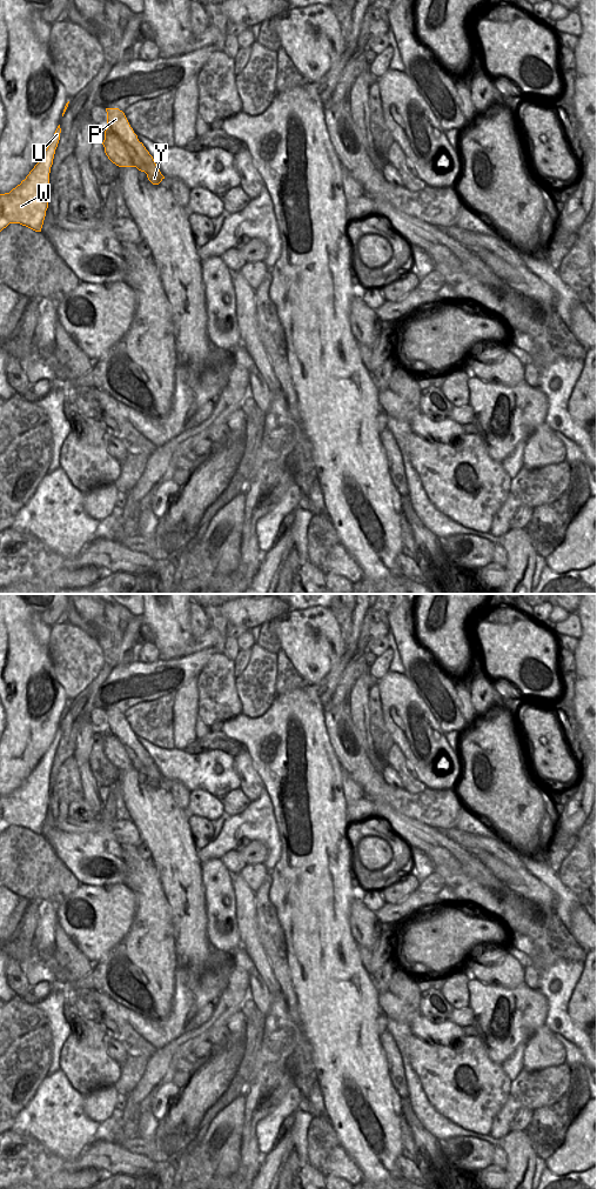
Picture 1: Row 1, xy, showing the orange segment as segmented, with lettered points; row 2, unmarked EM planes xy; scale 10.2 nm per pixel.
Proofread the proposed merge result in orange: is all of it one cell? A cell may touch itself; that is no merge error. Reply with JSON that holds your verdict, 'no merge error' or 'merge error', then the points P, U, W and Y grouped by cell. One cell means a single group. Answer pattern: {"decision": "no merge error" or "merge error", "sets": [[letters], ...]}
{"decision": "merge error", "sets": [["P", "Y"], ["U", "W"]]}

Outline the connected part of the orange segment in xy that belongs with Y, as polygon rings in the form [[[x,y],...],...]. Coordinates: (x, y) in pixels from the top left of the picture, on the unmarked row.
[[[106,710],[107,732],[114,735],[127,749],[134,768],[147,776],[153,787],[159,787],[165,779],[161,776],[153,759],[146,752],[130,729],[125,715],[119,710]]]

